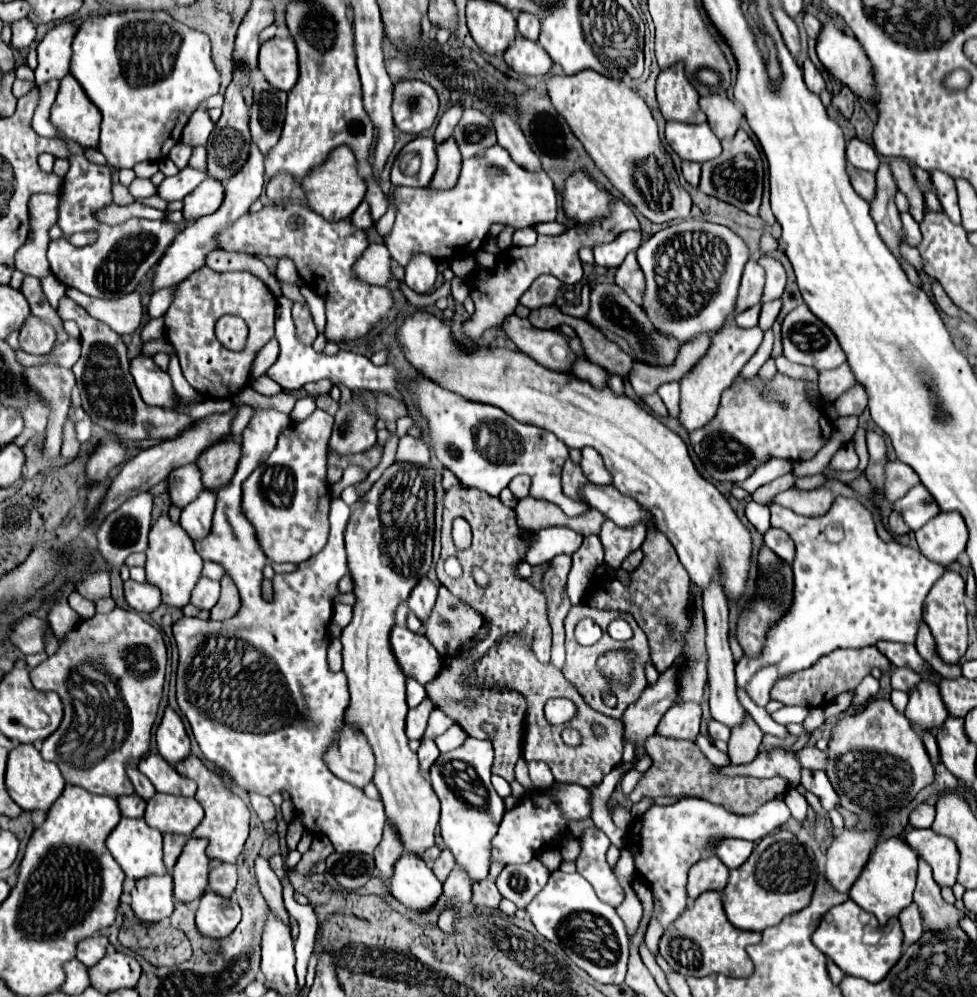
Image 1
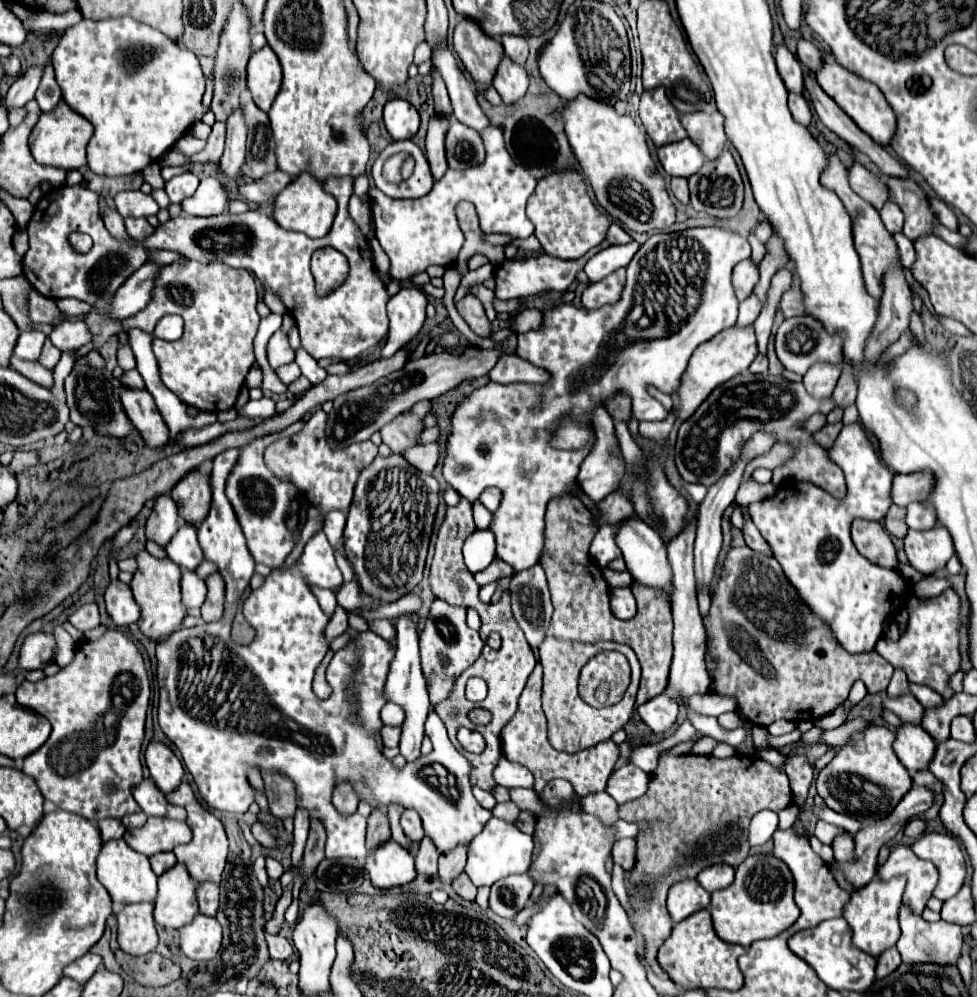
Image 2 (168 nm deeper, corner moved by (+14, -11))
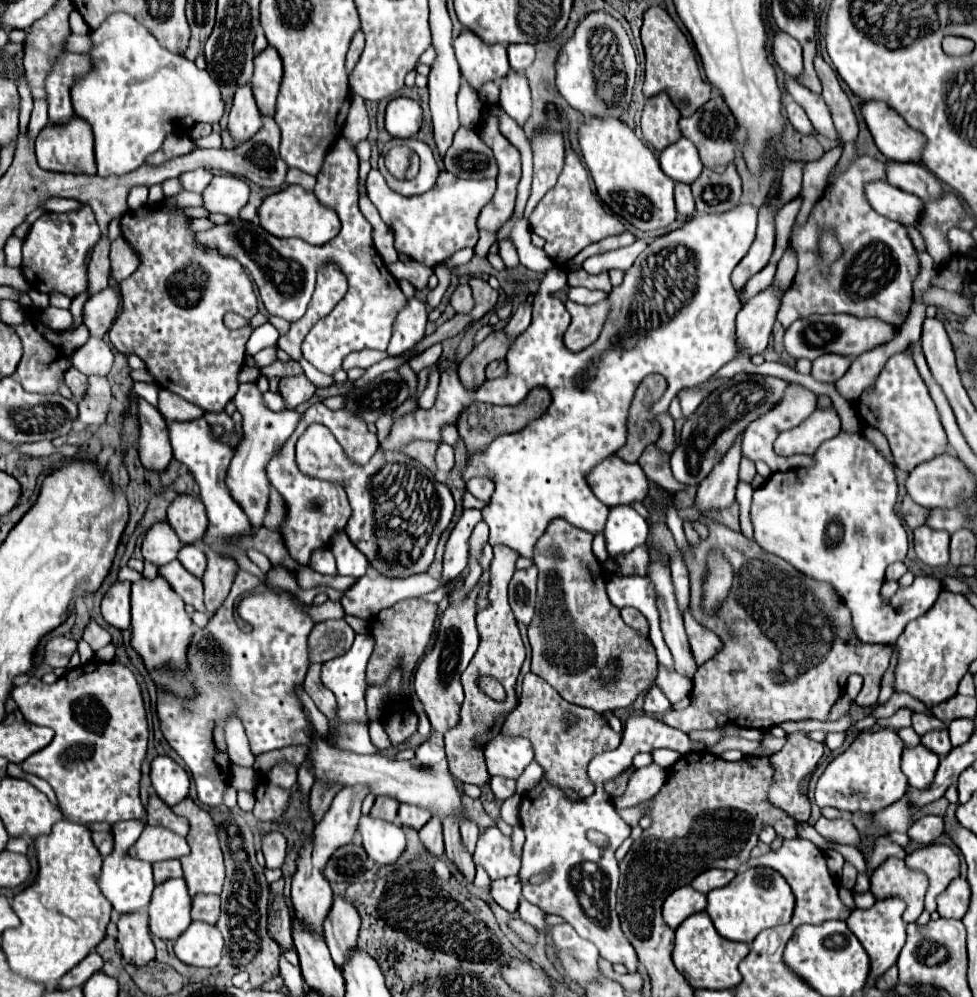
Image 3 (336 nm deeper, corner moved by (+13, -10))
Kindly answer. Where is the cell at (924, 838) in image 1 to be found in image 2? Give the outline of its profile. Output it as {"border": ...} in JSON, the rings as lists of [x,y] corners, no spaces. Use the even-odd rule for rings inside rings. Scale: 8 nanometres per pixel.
{"border":[[[896,846],[888,860],[878,868],[878,876],[882,880],[890,880],[892,876],[906,876],[906,894],[904,904],[908,904],[914,912],[922,914],[928,898],[932,896],[938,884],[938,870],[930,860],[918,860],[910,846]]]}

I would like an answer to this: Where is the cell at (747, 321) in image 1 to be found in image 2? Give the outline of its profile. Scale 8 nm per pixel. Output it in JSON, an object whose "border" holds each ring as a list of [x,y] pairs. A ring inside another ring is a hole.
{"border":[[[752,294],[750,298],[746,298],[746,300],[740,304],[740,314],[738,314],[736,326],[750,326],[750,324],[754,324],[754,320],[758,318],[758,314],[760,314],[760,302],[758,302],[758,298]]]}

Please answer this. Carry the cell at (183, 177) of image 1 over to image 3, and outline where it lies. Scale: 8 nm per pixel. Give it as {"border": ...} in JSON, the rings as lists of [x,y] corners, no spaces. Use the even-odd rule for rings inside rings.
{"border":[[[195,169],[195,171],[187,171],[183,173],[179,179],[185,187],[185,191],[195,191],[195,193],[203,193],[205,187],[209,185],[209,181],[213,179],[213,171],[207,171],[207,169]]]}

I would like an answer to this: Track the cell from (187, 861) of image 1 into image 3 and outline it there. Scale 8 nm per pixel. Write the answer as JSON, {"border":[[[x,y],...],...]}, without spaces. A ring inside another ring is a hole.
{"border":[[[169,879],[155,887],[149,905],[149,929],[155,937],[175,943],[191,923],[191,897],[183,879]]]}

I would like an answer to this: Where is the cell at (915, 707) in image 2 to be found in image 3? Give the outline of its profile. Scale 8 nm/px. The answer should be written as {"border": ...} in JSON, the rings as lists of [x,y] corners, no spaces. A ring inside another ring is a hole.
{"border":[[[915,713],[913,715],[913,729],[917,735],[925,735],[927,731],[935,731],[935,729],[947,729],[947,723],[939,721],[937,717],[929,717],[923,713]]]}

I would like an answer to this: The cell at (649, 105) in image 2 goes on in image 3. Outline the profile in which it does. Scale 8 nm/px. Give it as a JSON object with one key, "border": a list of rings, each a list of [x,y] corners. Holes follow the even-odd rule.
{"border":[[[665,93],[649,97],[647,103],[645,103],[645,109],[643,109],[643,115],[641,115],[641,133],[643,133],[645,143],[651,145],[655,151],[663,151],[671,143],[675,143],[681,137],[681,131],[679,131],[679,125],[677,125],[679,117],[681,117],[679,111],[675,109],[675,105],[671,103],[671,99]]]}

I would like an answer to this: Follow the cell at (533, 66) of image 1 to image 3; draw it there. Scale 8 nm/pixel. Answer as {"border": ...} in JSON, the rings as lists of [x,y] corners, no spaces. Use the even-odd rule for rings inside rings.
{"border":[[[509,71],[499,81],[499,89],[501,89],[501,97],[499,97],[501,109],[511,119],[515,119],[519,127],[523,127],[523,123],[531,115],[531,91],[529,91],[527,77],[523,73]]]}

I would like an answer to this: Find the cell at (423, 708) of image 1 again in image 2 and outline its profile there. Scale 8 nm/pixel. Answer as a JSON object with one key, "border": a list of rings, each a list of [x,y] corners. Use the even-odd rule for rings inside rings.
{"border":[[[382,726],[382,742],[388,748],[396,748],[400,742],[400,734],[402,734],[402,726],[398,728],[390,728],[390,726]]]}

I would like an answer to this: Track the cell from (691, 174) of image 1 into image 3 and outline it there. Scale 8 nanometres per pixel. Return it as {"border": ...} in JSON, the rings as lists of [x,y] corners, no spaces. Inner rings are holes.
{"border":[[[675,183],[675,205],[677,205],[677,213],[691,217],[691,213],[695,211],[695,203],[693,203],[693,195],[691,195],[691,187],[685,183]]]}

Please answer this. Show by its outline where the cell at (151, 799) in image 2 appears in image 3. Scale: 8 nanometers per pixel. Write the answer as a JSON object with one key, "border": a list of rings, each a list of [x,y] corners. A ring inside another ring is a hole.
{"border":[[[155,793],[149,797],[149,807],[147,807],[147,825],[159,825],[167,827],[169,831],[175,831],[177,835],[187,835],[189,833],[189,823],[183,817],[177,817],[169,805],[165,805]]]}

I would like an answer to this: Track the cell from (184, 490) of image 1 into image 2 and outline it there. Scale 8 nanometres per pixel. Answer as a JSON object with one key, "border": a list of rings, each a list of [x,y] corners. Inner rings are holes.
{"border":[[[170,494],[156,496],[152,514],[146,520],[148,540],[154,540],[160,546],[164,546],[170,542],[170,538],[176,534],[178,528],[180,528],[180,516],[178,516],[178,506],[174,504],[174,498]]]}

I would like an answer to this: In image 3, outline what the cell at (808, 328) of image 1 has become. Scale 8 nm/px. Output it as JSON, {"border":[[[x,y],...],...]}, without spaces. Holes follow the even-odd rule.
{"border":[[[809,315],[805,319],[795,321],[785,331],[785,349],[795,359],[817,359],[825,353],[839,353],[847,357],[857,357],[865,351],[871,351],[887,341],[891,341],[897,331],[891,331],[891,323],[881,319],[859,319],[853,315]]]}

